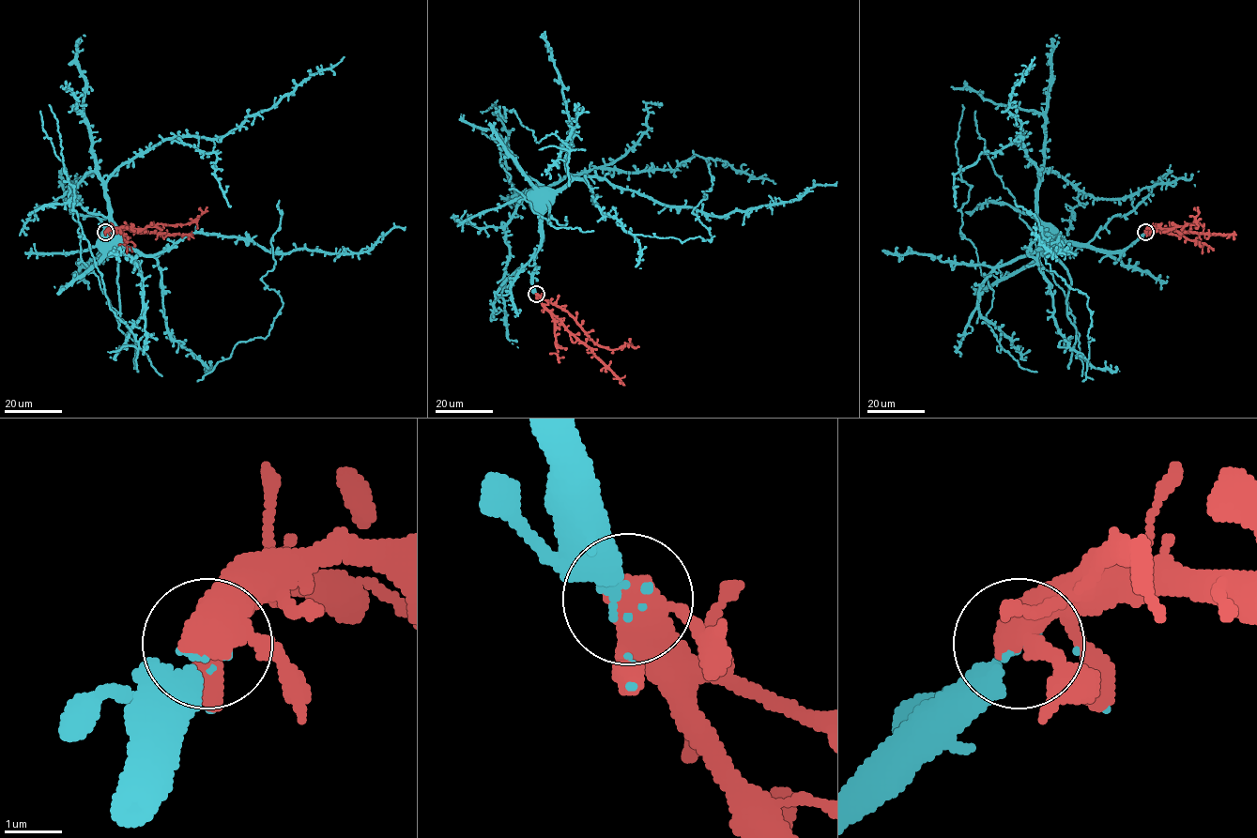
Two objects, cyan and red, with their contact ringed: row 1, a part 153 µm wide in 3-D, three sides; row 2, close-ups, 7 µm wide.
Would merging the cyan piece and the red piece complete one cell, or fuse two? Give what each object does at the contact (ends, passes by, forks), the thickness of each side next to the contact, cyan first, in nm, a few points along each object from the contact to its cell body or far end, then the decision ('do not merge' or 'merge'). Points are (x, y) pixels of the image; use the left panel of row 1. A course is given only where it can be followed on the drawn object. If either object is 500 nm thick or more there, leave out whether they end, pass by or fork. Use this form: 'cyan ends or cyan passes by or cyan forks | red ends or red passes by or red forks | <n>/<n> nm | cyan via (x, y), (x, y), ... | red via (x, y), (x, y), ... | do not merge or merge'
cyan ends | red forks | 260/400 nm | cyan via (104, 232), (103, 251), (115, 239), (113, 235) | red via (105, 232), (111, 228), (145, 228), (157, 224), (184, 224), (193, 221), (206, 206) | merge

